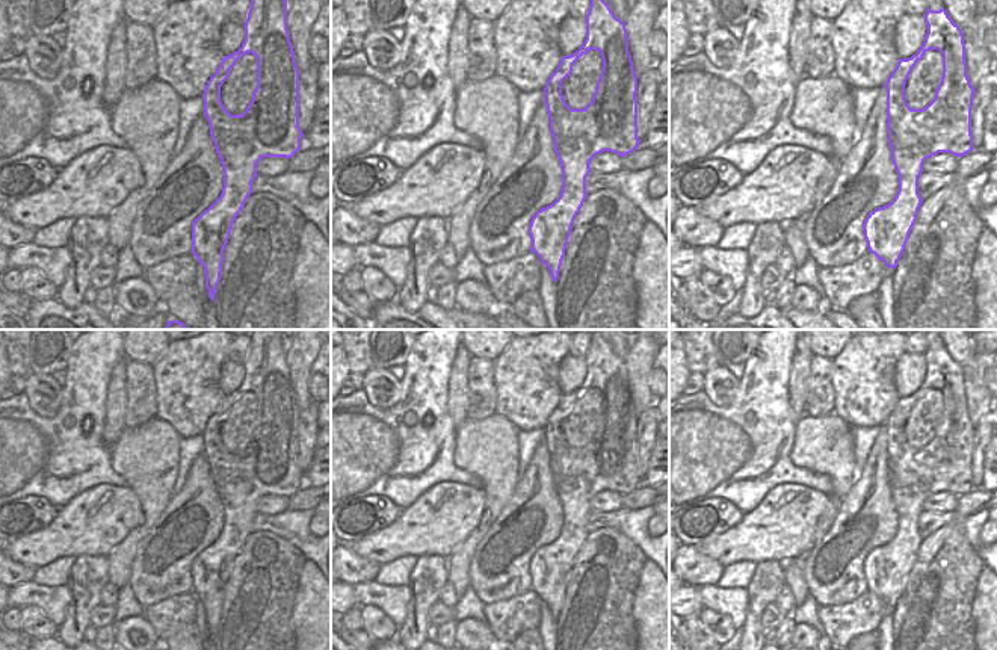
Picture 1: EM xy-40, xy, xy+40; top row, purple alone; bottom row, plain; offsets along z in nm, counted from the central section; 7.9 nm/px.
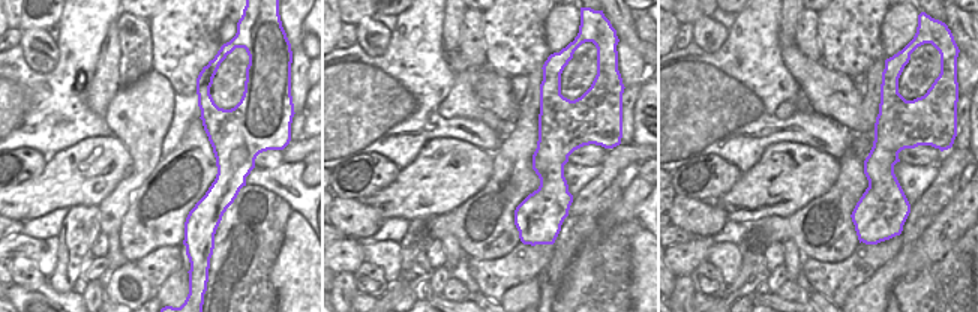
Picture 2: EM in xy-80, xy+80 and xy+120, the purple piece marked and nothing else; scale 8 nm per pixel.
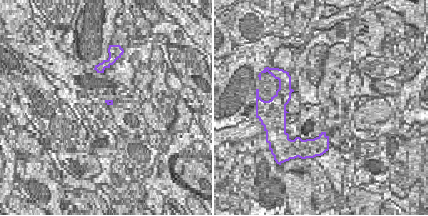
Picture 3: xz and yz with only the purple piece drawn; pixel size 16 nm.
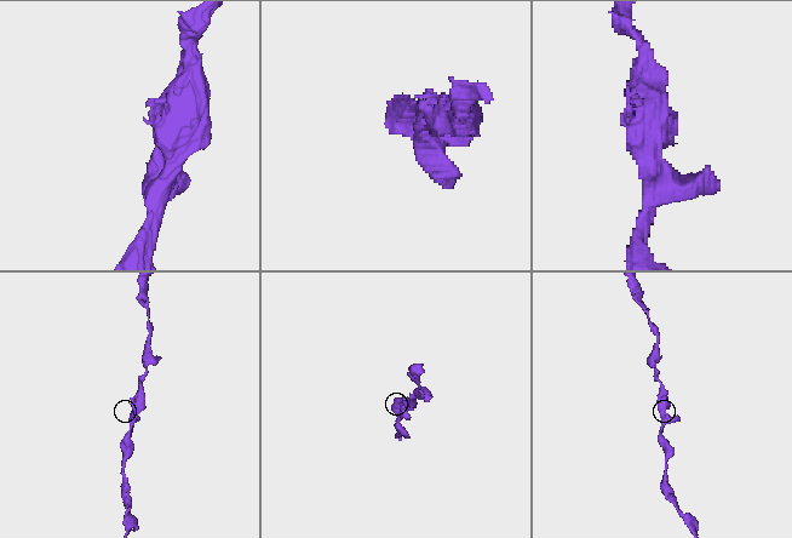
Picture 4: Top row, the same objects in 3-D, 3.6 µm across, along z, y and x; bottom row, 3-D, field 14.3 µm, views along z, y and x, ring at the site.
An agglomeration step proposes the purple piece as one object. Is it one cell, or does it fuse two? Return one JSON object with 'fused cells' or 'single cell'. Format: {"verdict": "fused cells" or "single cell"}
{"verdict": "single cell"}

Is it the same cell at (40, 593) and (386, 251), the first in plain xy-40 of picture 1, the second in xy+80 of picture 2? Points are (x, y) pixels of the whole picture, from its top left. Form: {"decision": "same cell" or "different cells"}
{"decision": "same cell"}

